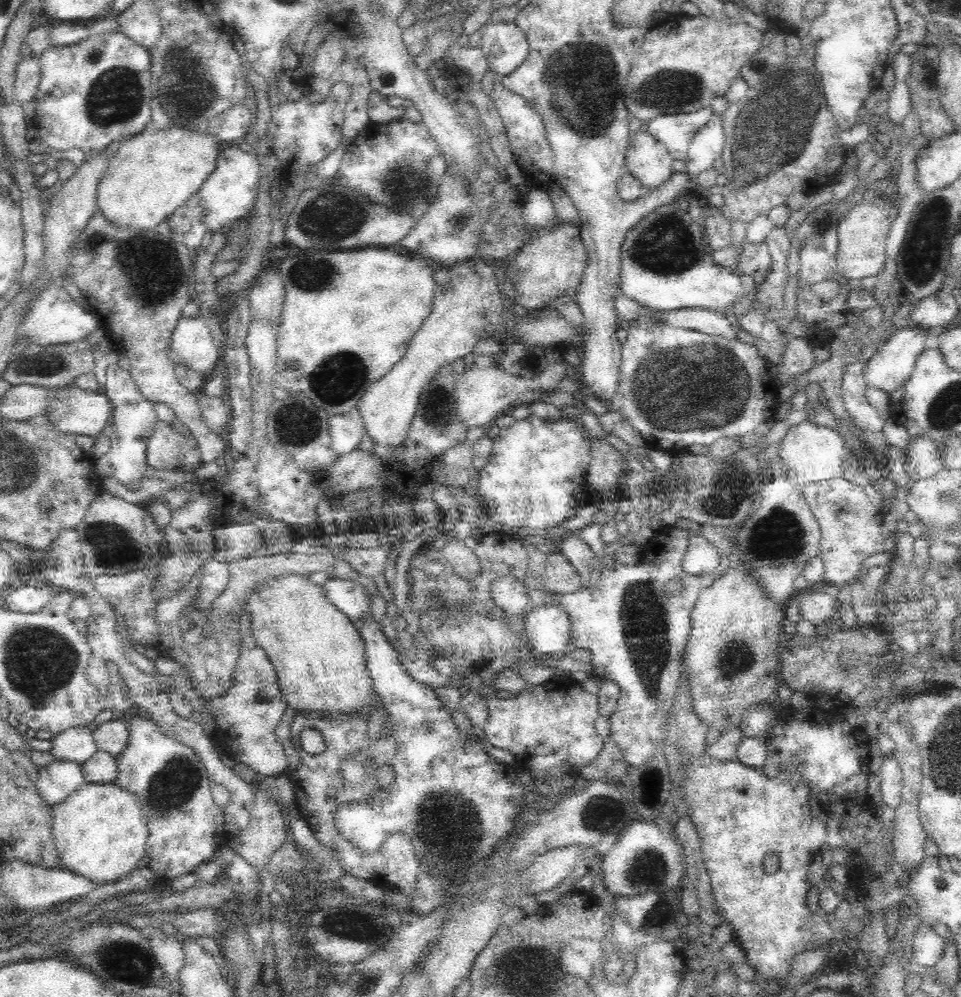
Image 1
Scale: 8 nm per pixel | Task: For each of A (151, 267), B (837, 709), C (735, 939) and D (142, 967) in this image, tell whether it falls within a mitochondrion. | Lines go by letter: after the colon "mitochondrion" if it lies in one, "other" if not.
A: mitochondrion
B: other
C: other
D: mitochondrion

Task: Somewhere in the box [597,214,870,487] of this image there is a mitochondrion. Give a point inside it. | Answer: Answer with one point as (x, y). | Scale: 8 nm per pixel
(676, 389)

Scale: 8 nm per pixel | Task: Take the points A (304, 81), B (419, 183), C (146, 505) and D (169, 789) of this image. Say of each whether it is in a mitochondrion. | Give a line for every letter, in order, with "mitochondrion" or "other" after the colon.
A: other
B: mitochondrion
C: other
D: mitochondrion

